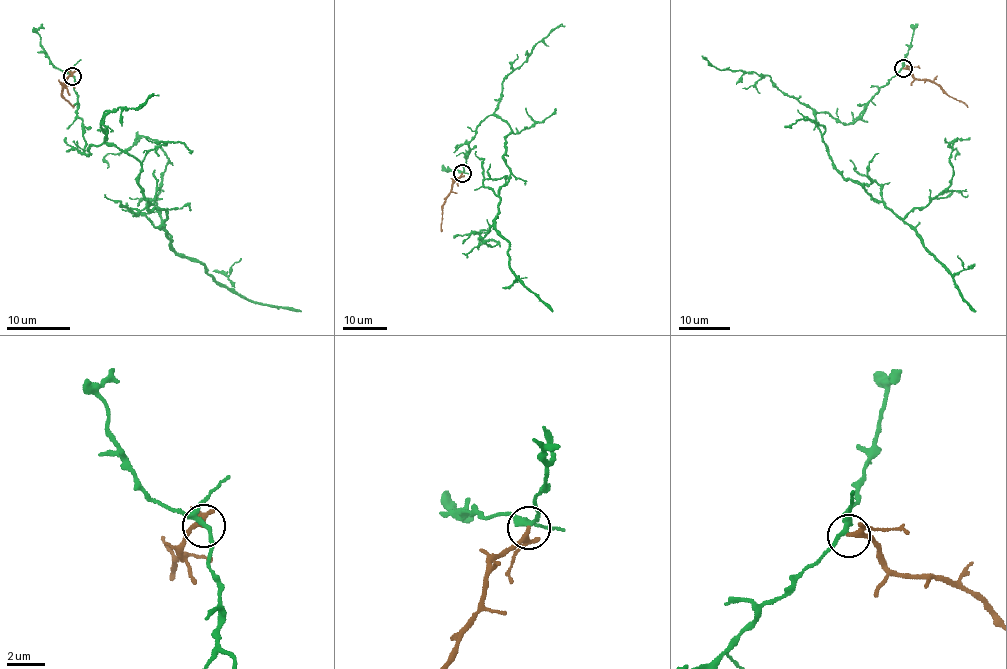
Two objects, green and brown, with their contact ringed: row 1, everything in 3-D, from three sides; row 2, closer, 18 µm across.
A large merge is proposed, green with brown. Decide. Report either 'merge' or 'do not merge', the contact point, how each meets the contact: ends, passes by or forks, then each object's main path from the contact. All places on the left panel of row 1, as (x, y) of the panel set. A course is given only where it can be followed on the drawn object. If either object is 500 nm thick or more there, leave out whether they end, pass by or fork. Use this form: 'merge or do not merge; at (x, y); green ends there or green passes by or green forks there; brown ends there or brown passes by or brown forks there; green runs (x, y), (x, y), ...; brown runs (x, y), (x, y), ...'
do not merge; at (72, 76); green forks there; brown forks there; green runs (72, 76), (84, 153), (114, 144), (140, 162), (171, 240), (150, 202), (167, 154), (139, 137), (106, 168); brown runs (72, 76), (62, 94), (73, 108)

